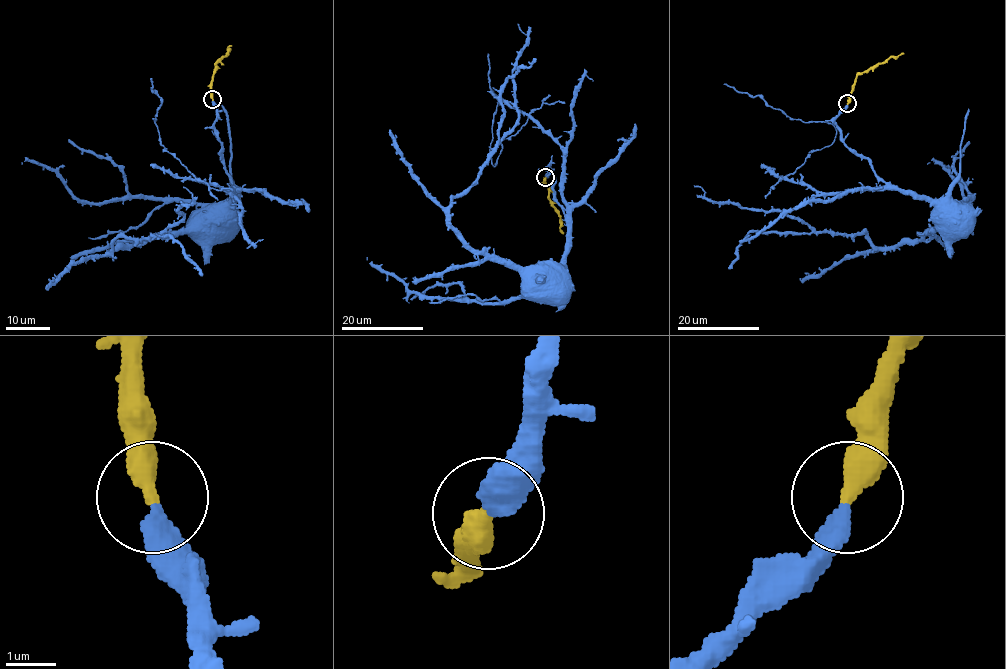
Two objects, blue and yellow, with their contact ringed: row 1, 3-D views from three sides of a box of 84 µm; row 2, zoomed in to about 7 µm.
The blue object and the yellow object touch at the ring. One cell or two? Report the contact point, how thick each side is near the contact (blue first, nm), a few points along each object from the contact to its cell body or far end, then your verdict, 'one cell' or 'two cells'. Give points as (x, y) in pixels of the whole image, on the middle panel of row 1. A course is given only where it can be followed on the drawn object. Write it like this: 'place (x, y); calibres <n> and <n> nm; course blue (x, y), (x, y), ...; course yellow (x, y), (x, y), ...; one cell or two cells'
place (545, 177); calibres 400 and 440 nm; course blue (546, 177), (549, 165), (567, 224), (554, 265), (489, 260), (450, 222), (448, 206), (518, 117), (518, 24); course yellow (546, 177), (550, 203), (563, 234); one cell

